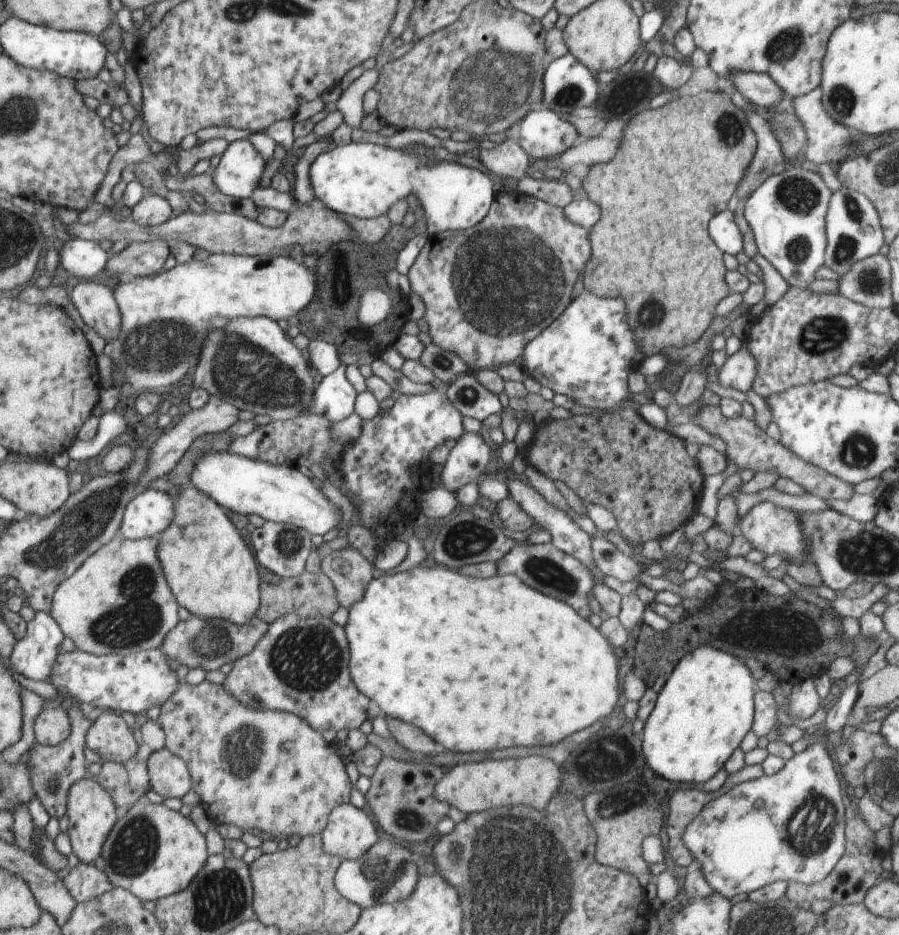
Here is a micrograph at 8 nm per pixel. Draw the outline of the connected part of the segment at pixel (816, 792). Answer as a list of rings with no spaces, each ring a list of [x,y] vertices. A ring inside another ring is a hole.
[[[812,740],[804,751],[786,760],[782,770],[736,785],[706,804],[687,826],[683,841],[702,864],[702,872],[714,892],[731,899],[778,881],[811,885],[834,870],[848,843],[845,827],[849,812],[842,802],[844,786],[831,752],[830,743]]]

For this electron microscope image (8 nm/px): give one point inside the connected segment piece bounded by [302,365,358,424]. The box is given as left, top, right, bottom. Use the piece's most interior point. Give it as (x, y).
(334, 397)

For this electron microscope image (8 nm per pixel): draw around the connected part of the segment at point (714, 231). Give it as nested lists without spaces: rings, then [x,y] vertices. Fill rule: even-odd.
[[[728,209],[714,216],[714,220],[710,220],[710,236],[714,238],[716,246],[722,252],[728,252],[736,256],[738,252],[743,251],[743,236],[735,221],[735,214]]]

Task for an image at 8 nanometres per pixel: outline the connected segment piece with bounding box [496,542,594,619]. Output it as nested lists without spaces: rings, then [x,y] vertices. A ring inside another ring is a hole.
[[[552,542],[530,546],[526,543],[518,544],[496,564],[498,575],[516,575],[529,587],[569,604],[585,619],[592,614],[586,597],[594,586],[591,570],[576,557],[557,549]]]

